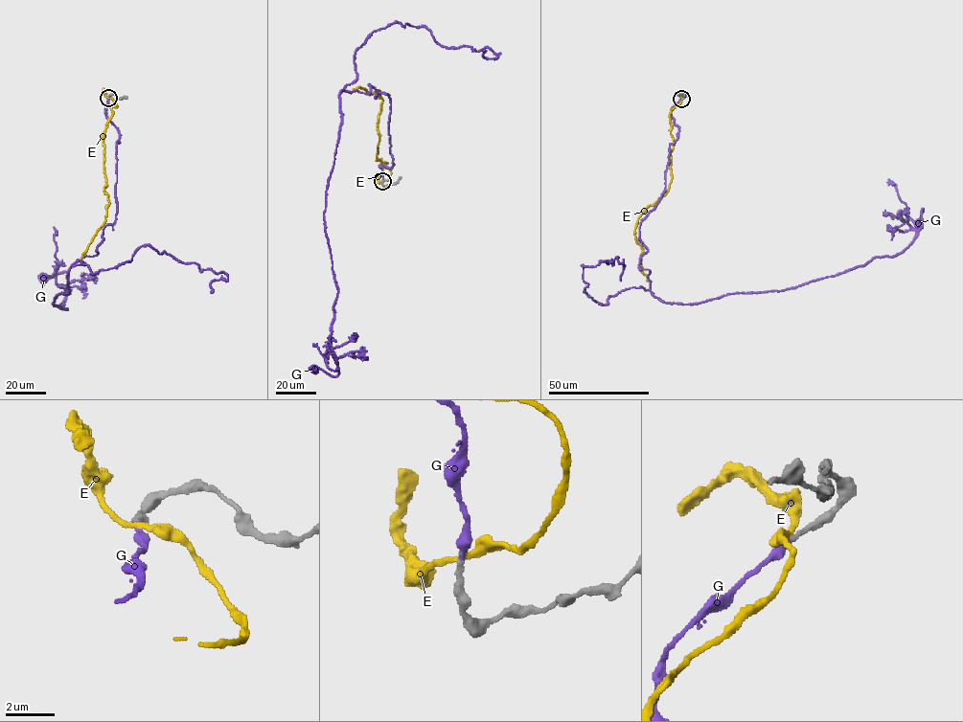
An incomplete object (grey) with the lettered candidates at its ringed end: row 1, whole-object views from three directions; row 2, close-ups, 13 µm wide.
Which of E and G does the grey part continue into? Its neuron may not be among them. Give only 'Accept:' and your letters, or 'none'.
Accept: G

